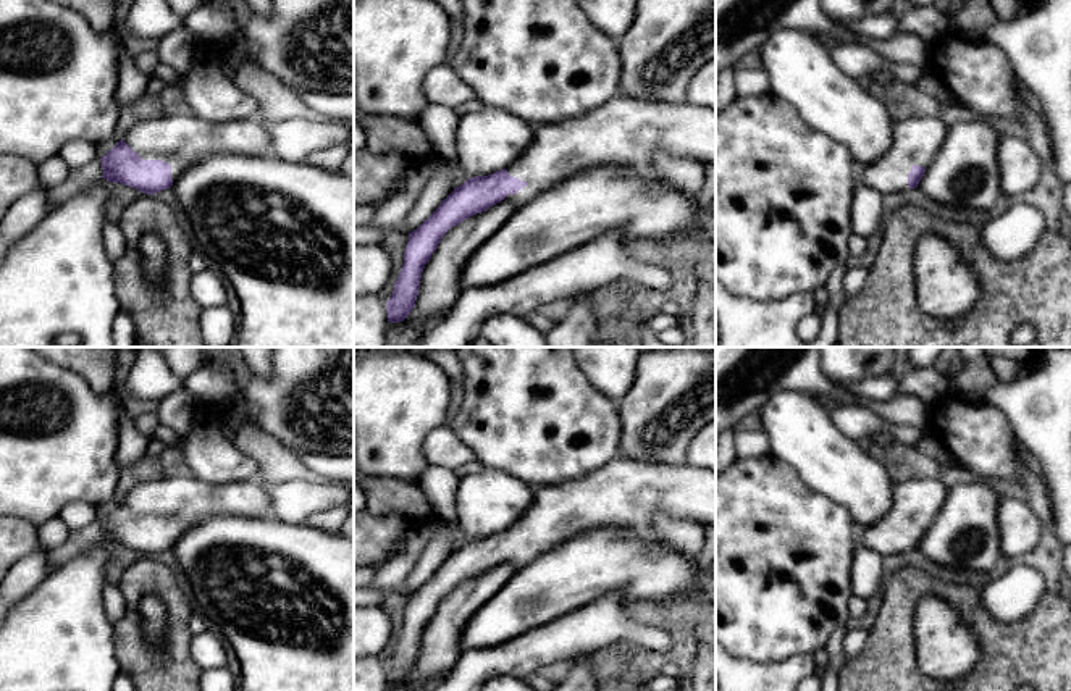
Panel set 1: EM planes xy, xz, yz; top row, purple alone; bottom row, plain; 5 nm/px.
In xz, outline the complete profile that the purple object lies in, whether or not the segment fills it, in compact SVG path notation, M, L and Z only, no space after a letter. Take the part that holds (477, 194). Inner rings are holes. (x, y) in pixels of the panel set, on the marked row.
M617 95L599 108L564 123L535 128L530 147L510 166L467 179L439 203L417 229L409 232L404 265L386 302L388 321L404 321L412 308L425 320L439 320L459 299L467 260L520 207L591 168L628 168L653 173L657 152L716 165L716 110L706 105L661 103Z

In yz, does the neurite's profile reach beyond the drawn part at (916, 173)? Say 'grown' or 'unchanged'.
grown

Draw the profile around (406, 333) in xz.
M414 307L404 321L386 321L386 342L389 347L415 347L417 341L436 325L438 320L425 320Z

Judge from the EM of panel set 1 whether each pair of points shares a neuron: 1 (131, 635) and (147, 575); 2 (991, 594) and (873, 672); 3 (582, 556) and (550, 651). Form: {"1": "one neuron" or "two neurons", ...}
{"1": "one neuron", "2": "two neurons", "3": "two neurons"}

